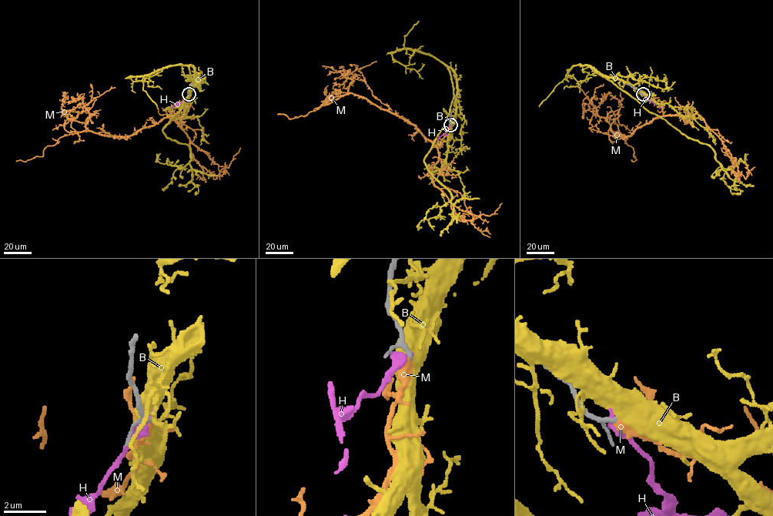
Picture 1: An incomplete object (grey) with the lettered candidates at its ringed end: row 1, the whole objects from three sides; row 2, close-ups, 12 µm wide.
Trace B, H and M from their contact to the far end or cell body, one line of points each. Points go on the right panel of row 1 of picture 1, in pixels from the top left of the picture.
B: (642, 94), (586, 65), (688, 137), (707, 144), (723, 168), (730, 169), (744, 161), (745, 153)
H: (642, 94), (647, 100), (663, 107)
M: (642, 94), (660, 105), (663, 115), (630, 136), (610, 131), (620, 134), (633, 148), (637, 159), (632, 161)

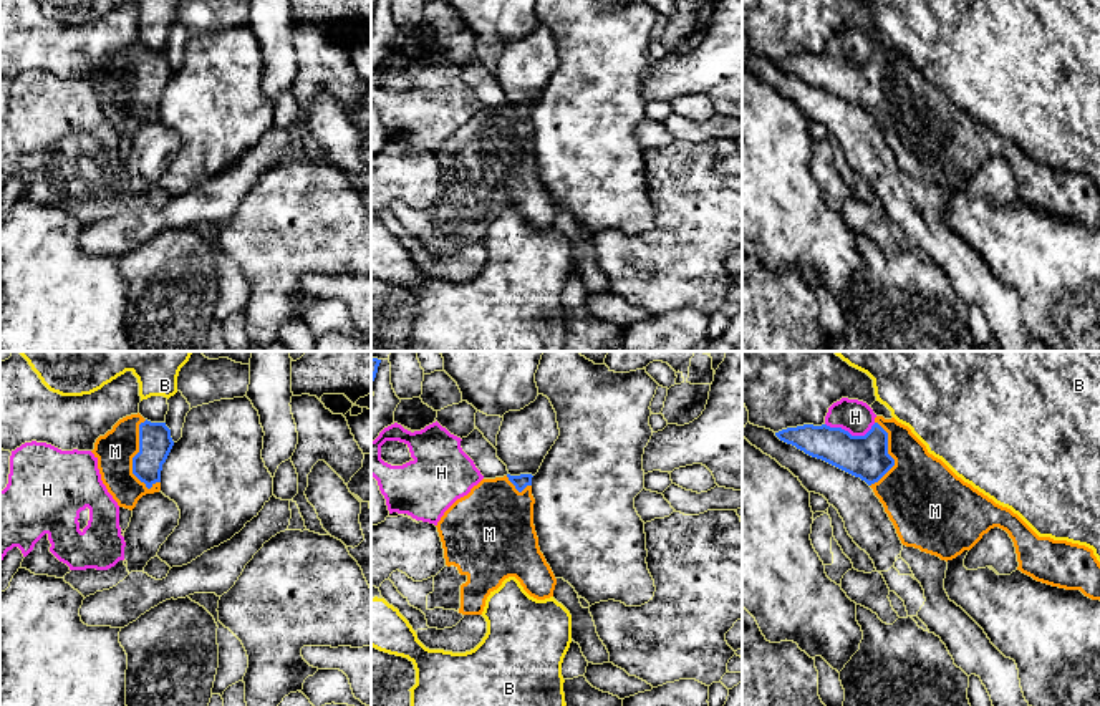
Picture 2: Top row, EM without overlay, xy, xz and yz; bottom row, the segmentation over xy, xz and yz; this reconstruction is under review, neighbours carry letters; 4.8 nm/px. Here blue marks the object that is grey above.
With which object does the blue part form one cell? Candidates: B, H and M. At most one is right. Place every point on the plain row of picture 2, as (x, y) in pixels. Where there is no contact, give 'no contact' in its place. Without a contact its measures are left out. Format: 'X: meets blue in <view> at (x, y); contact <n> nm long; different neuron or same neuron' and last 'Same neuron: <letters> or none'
B: no contact; different neuron
H: meets blue in yz at (849, 62); contact 240 nm long; different neuron
M: meets blue in xy at (136, 83); contact 340 nm long; same neuron
Same neuron: M

